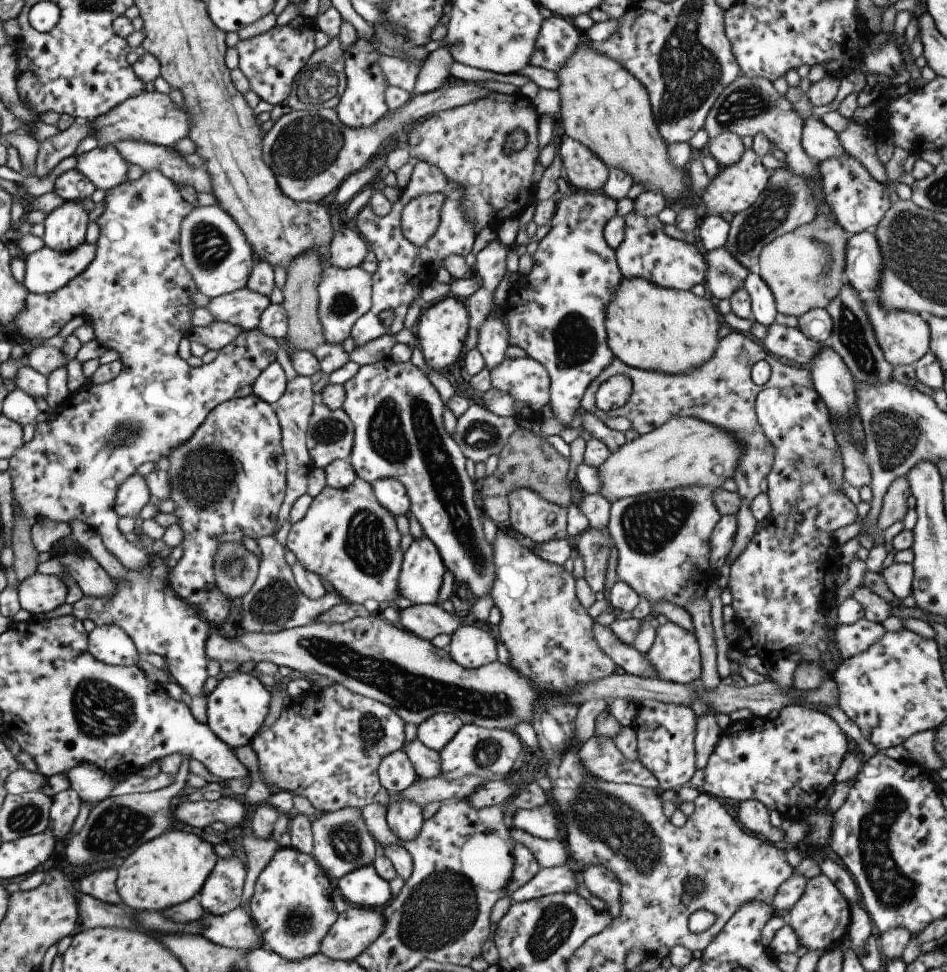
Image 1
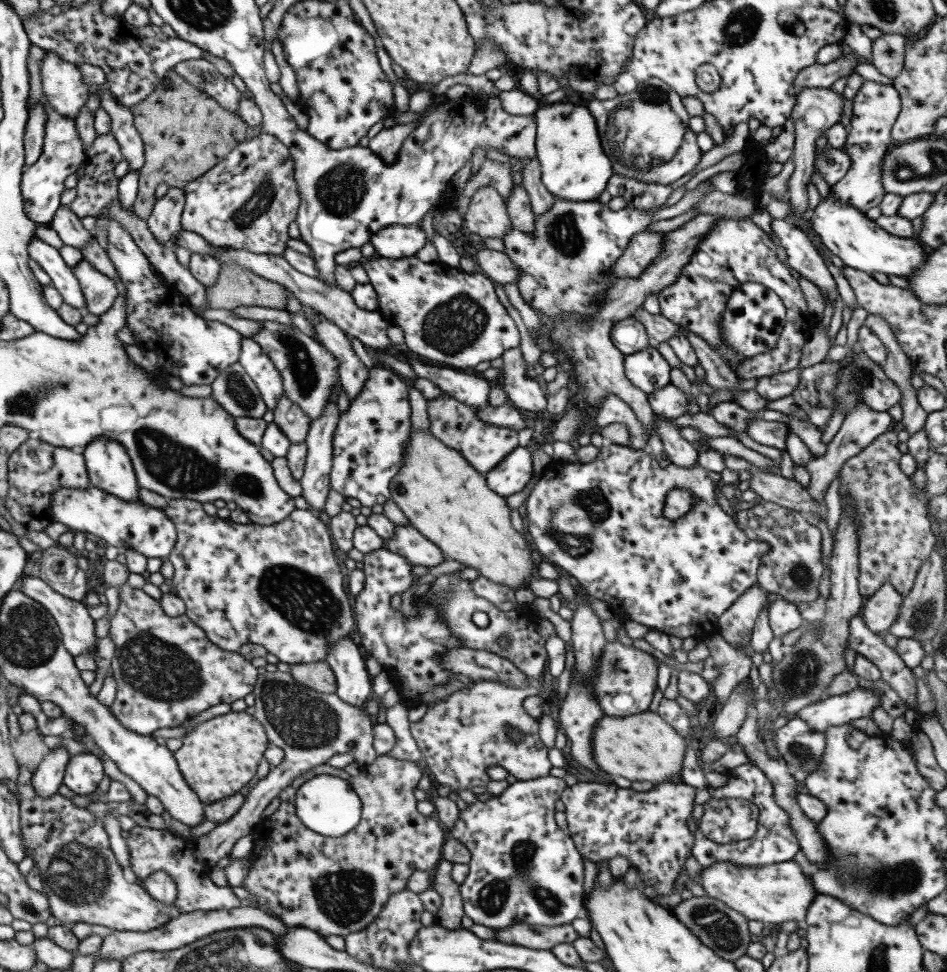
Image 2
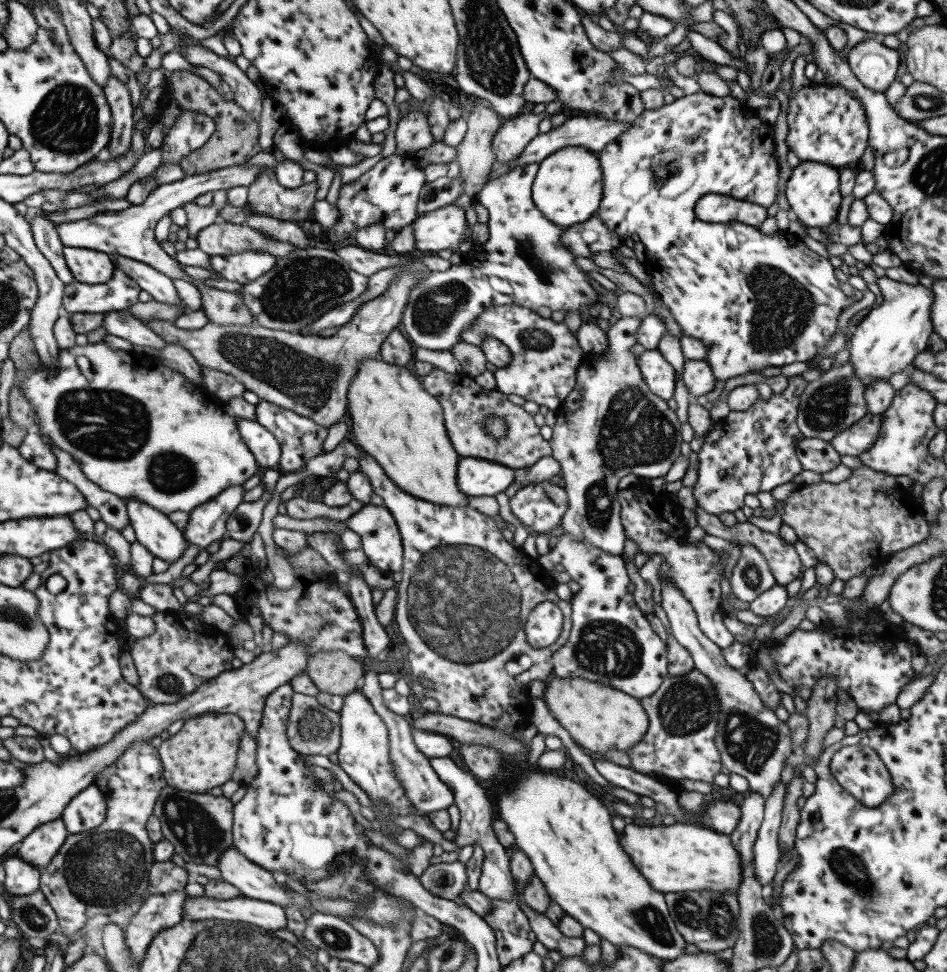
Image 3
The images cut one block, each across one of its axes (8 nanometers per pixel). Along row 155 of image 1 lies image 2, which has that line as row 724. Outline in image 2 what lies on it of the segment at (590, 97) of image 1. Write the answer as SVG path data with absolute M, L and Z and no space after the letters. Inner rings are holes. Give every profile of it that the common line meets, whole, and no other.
M644 711L627 717L604 715L592 731L591 750L594 763L600 770L628 780L650 781L664 785L670 777L682 776L686 738L680 736L657 712Z

